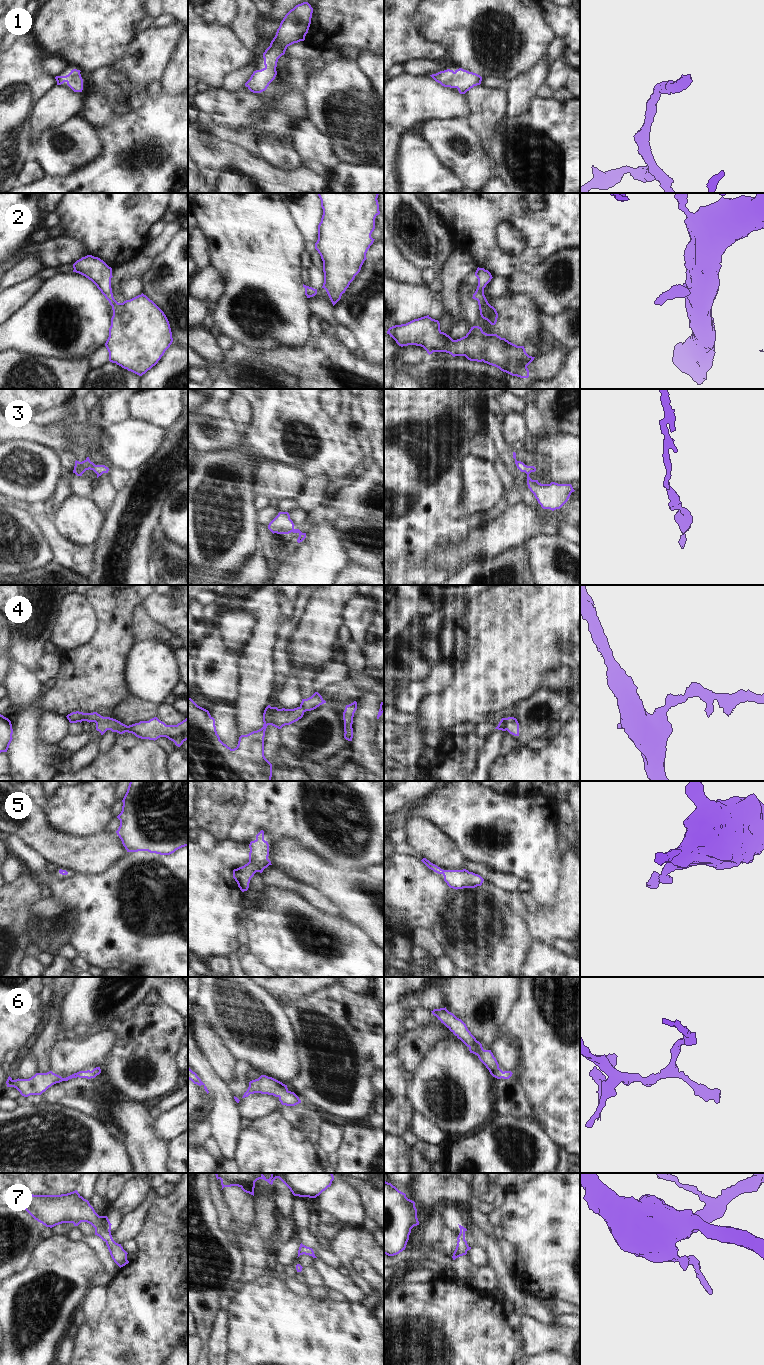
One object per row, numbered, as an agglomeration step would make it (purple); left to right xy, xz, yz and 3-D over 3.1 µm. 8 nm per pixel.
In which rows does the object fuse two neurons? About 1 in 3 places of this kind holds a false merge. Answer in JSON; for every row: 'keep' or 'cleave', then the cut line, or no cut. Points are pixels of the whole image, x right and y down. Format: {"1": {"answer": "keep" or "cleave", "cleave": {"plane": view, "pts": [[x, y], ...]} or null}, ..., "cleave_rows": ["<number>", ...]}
{"1": {"answer": "keep", "cleave": null}, "2": {"answer": "keep", "cleave": null}, "3": {"answer": "keep", "cleave": null}, "4": {"answer": "keep", "cleave": null}, "5": {"answer": "keep", "cleave": null}, "6": {"answer": "keep", "cleave": null}, "7": {"answer": "keep", "cleave": null}, "cleave_rows": []}

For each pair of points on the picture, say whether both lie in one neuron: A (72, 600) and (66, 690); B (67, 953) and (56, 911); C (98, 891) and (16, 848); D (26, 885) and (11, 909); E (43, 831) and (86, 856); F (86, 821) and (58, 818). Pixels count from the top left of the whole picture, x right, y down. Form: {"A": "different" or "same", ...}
{"A": "different", "B": "same", "C": "same", "D": "same", "E": "same", "F": "same"}

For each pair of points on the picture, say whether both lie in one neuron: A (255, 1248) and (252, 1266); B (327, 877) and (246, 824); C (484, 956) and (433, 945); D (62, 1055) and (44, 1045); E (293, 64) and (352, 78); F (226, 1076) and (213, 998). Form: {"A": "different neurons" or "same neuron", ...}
{"A": "same neuron", "B": "different neurons", "C": "same neuron", "D": "different neurons", "E": "different neurons", "F": "different neurons"}

